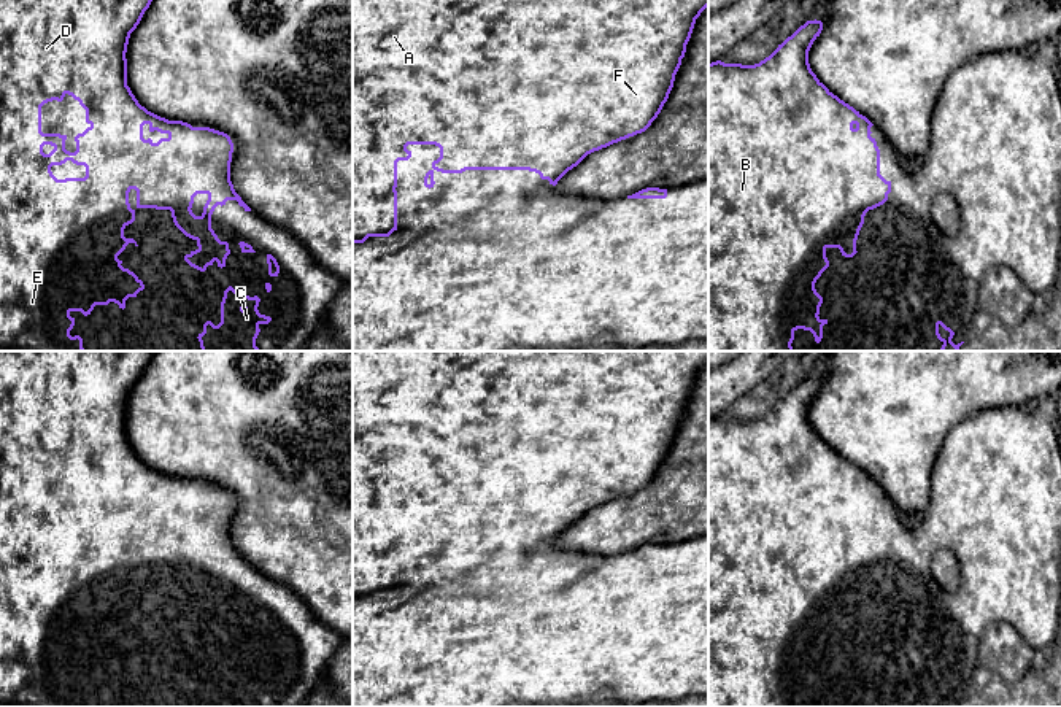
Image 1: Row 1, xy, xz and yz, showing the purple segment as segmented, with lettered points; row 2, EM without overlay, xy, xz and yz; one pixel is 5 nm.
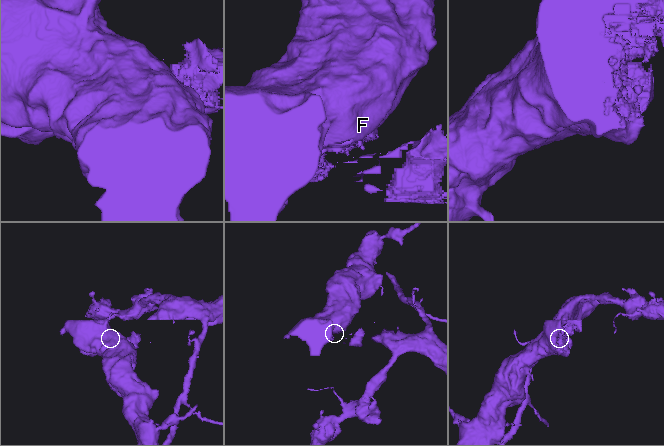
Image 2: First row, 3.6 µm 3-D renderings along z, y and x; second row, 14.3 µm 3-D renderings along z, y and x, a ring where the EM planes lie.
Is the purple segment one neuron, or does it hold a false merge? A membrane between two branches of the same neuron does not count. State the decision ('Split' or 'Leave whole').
Split

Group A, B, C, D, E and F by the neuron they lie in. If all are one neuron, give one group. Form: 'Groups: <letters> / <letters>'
Groups: A B C D E / F

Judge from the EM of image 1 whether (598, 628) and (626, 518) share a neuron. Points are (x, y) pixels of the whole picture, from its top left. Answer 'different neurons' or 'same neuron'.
different neurons

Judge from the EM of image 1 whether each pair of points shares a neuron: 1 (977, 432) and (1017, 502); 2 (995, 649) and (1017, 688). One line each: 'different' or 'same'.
1: same
2: same

